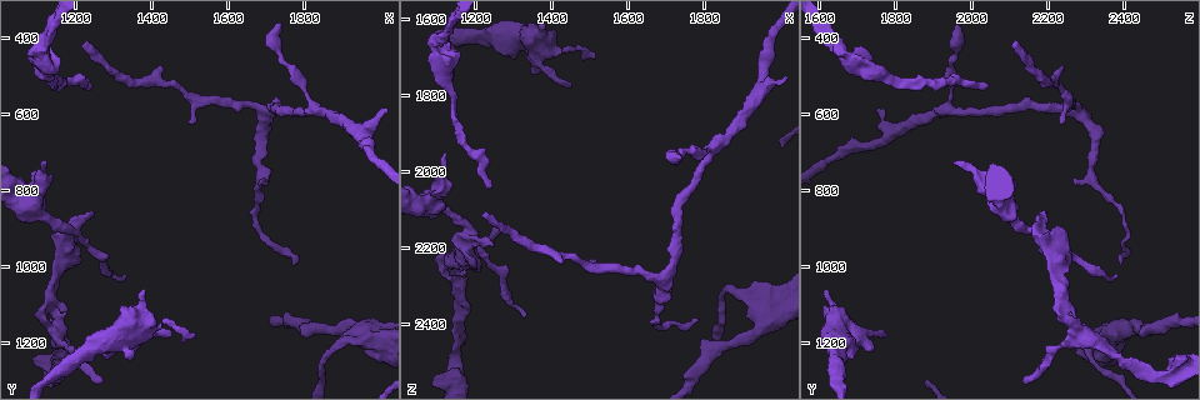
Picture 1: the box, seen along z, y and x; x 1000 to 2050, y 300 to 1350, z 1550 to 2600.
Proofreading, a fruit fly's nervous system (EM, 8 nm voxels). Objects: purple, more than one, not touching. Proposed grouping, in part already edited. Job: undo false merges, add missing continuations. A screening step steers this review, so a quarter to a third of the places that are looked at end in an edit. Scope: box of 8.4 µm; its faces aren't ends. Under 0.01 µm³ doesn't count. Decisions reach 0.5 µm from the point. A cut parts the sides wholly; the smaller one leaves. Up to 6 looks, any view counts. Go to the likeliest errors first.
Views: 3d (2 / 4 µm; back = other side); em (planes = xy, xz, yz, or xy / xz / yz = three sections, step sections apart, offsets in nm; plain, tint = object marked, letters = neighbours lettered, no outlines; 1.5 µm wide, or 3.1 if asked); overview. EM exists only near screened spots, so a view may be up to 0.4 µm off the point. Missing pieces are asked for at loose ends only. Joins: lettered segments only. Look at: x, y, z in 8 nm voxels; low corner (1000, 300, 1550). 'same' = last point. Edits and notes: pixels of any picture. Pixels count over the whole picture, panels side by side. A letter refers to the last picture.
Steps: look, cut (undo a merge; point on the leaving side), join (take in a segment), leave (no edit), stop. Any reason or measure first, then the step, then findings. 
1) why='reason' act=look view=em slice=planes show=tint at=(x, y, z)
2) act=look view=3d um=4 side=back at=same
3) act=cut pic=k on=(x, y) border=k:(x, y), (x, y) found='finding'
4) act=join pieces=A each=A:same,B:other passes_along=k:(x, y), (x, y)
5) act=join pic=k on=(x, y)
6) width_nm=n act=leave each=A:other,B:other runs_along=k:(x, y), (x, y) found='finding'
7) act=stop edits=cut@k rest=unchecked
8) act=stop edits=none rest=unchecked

why='long arm stops here' act=look view=em slice=xz step=4 show=letters at=(1225, 405, 2120)

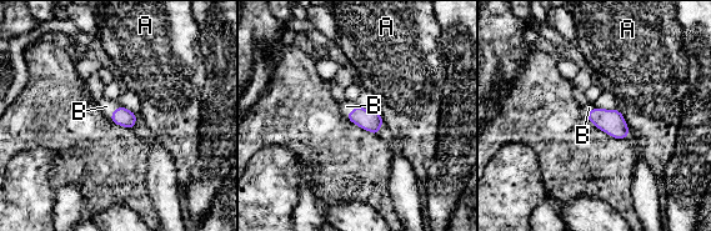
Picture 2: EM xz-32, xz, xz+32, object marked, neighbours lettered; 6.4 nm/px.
act=look view=em slice=planes show=letters at=same

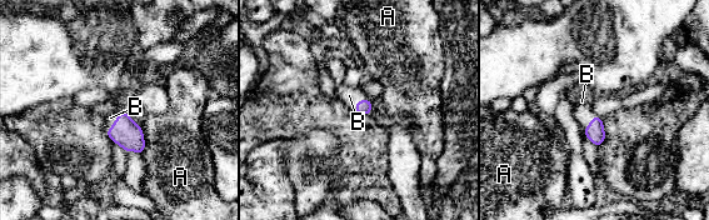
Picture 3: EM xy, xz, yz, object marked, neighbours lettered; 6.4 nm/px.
width_nm=100 act=join pieces=B each=A:other,B:same passes_along=3:(125, 133), (114, 123), (110, 118) found='it goes on there'

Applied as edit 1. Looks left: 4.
why='see it whole again' act=look view=overview

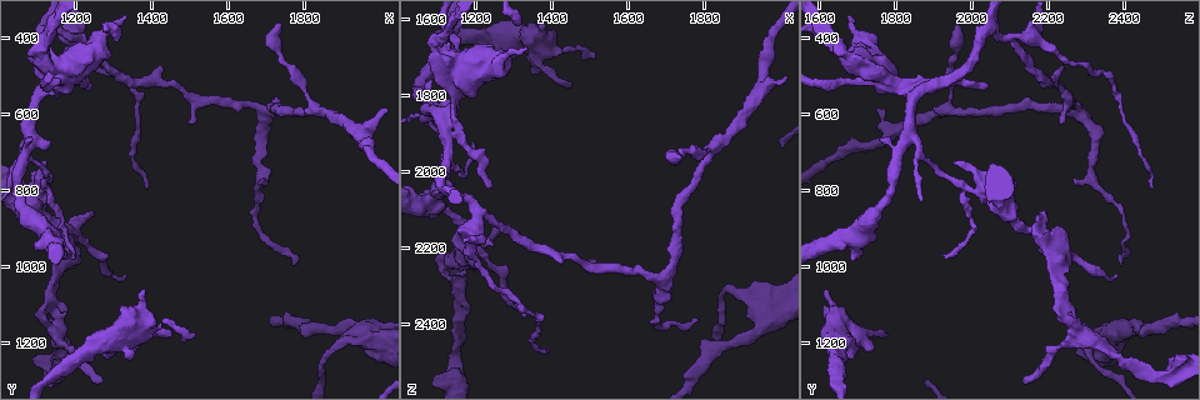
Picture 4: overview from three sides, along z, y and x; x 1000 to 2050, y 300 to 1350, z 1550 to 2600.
why='stops while still wide' act=look view=em slice=xy step=8 show=tint at=(1385, 1065, 1620)

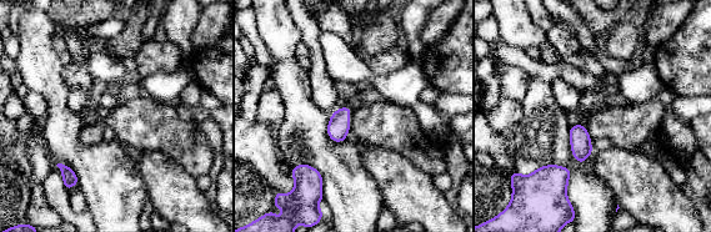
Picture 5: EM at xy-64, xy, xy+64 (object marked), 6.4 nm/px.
act=look view=em slice=planes show=letters at=same

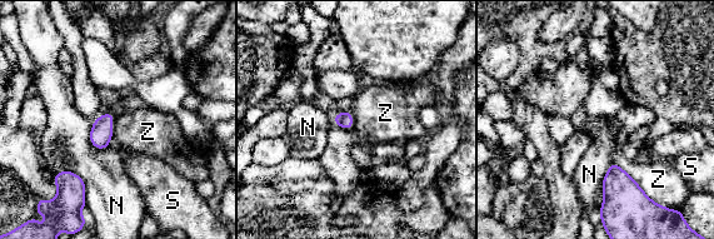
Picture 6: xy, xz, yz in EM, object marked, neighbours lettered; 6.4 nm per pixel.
act=leave each=N:other,S:other,Z:other border=6:(354, 120), (349, 128), (334, 122) found='no lettered segment goes on from it'

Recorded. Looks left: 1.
act=stop edits=join@3 rest=unchecked

